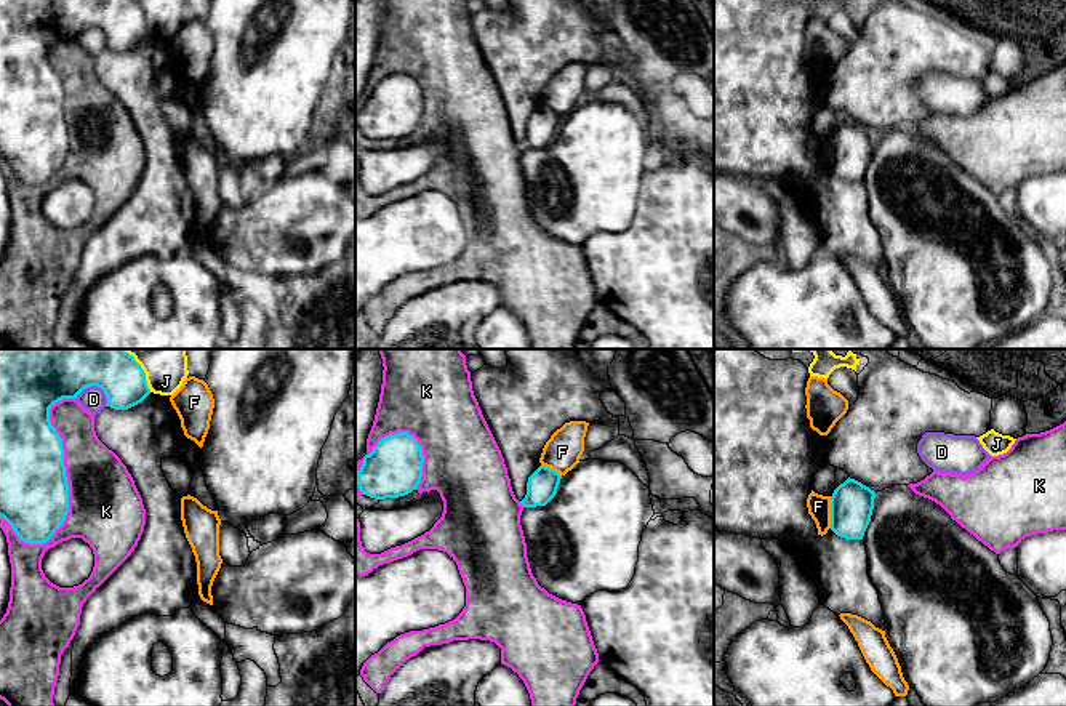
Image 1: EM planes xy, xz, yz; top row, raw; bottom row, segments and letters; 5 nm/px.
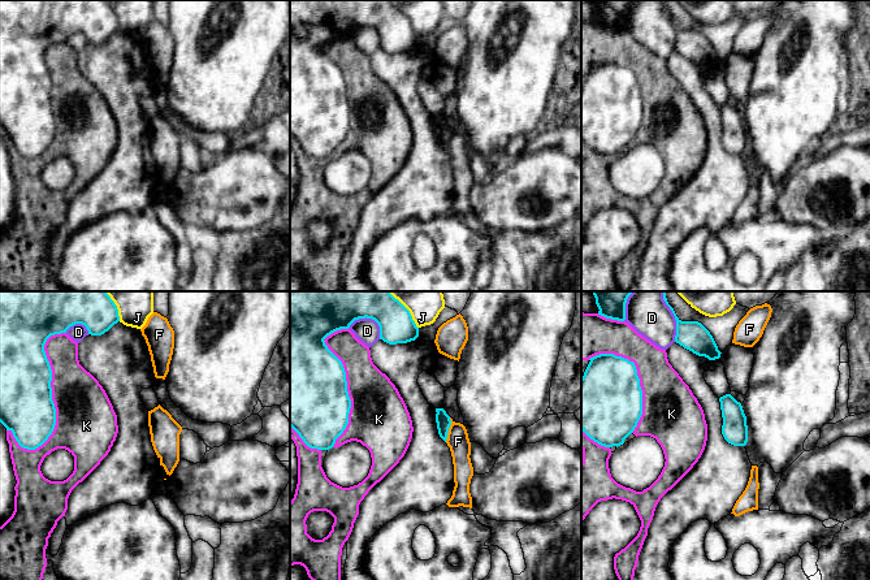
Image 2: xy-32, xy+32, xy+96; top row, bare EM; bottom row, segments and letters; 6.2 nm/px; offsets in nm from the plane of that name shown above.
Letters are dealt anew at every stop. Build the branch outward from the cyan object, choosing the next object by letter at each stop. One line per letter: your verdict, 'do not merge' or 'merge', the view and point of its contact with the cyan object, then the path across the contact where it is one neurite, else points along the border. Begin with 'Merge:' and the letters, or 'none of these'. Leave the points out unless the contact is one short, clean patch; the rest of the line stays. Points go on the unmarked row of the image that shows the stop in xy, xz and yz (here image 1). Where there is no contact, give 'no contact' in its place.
Merge: none of these
D: do not merge; contact xy (96, 26)
F: do not merge; contact yz (831, 154); border yz (829, 138), (831, 168)
J: do not merge; contact xy (144, 16)
K: do not merge; contact xy (64, 112)

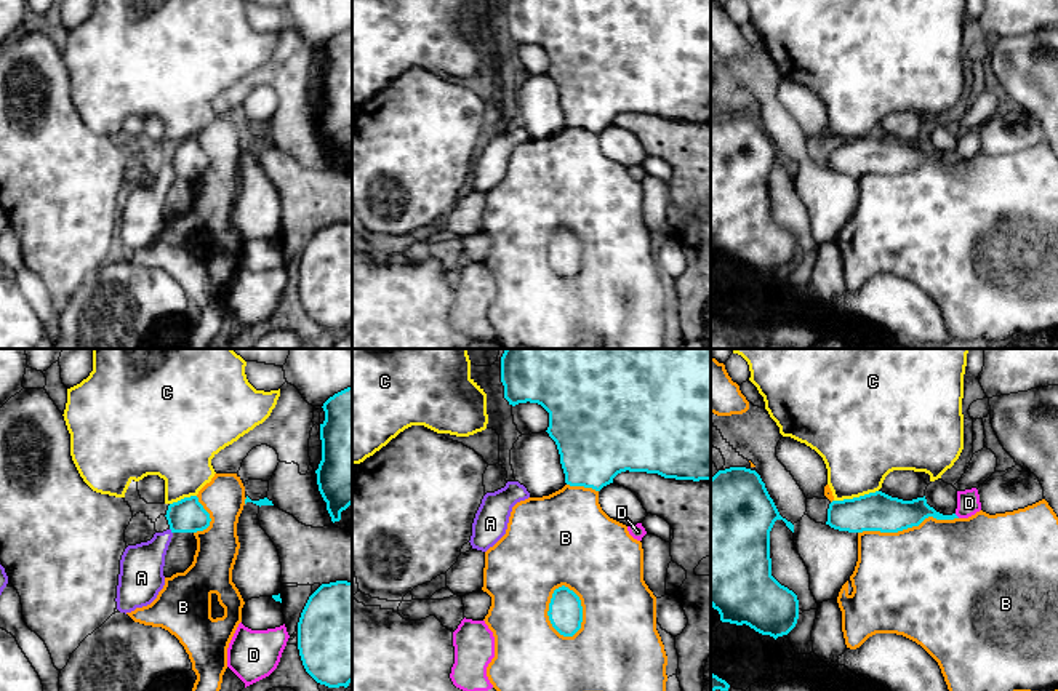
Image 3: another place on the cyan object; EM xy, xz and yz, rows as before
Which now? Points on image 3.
Merge: none of these
A: do not merge; contact xy (172, 173); border xy (170, 170), (172, 175)
B: do not merge; contact xz (581, 251)
C: do not merge; contact yz (855, 139); border yz (877, 131), (834, 143)
D: do not merge; contact yz (956, 157)

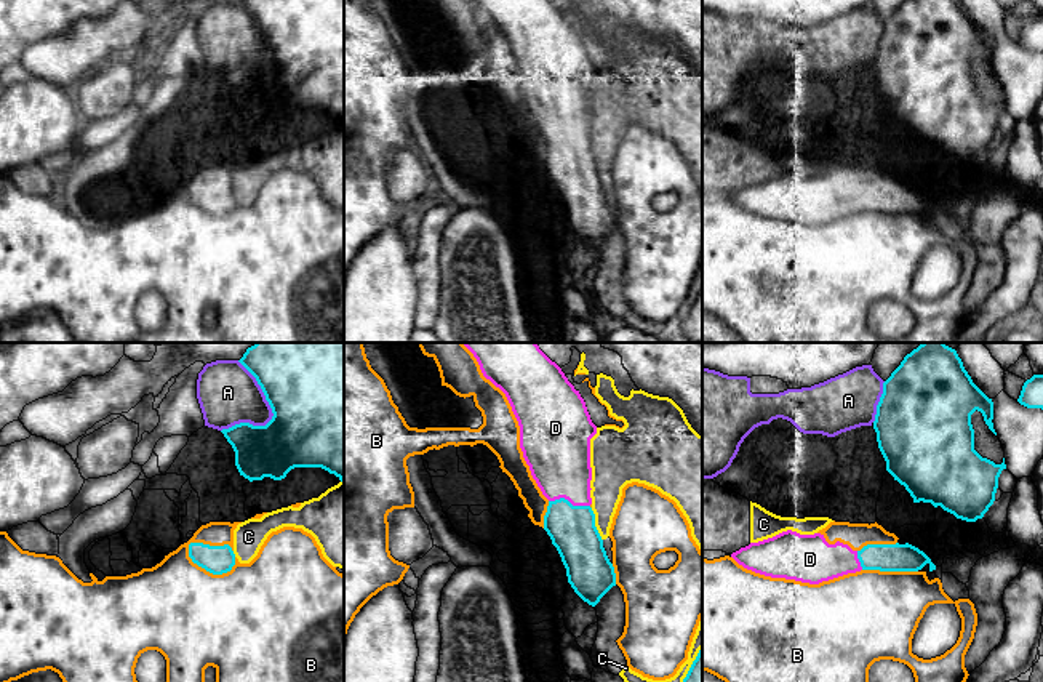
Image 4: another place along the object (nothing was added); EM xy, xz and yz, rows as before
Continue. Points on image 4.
Merge: D
A: do not merge; contact xy (274, 56)
B: do not merge; contact xy (207, 212)
C: do not merge; contact xz (594, 165)
D: merge; contact xz (568, 143); way xz (571, 170), (568, 143), (559, 95)

